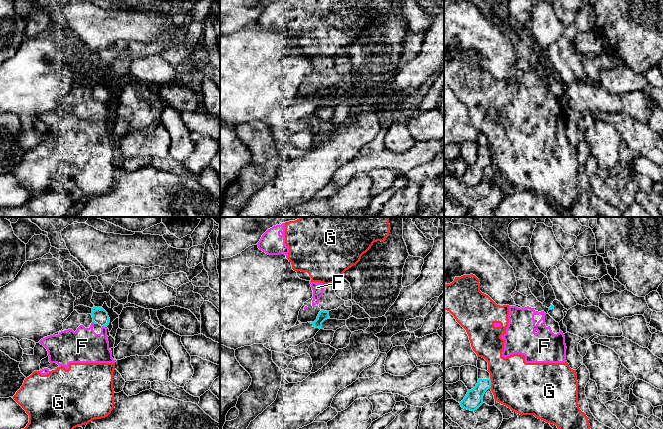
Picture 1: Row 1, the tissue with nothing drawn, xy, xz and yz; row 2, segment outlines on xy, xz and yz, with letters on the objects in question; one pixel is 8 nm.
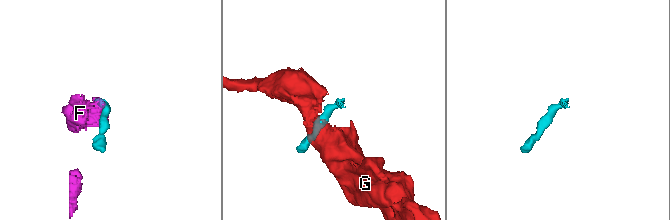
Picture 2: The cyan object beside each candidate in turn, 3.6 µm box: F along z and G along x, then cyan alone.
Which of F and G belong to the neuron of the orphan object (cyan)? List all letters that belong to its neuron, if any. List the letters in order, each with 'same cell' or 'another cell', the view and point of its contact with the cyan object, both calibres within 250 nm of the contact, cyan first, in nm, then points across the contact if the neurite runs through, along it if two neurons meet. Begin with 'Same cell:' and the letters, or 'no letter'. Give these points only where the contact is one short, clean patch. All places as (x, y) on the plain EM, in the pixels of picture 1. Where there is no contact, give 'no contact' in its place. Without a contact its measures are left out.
Same cell: no letter
F: another cell; meets cyan in xy at (104, 102); 50 nm thick on the cyan side, 280 nm on the other; border along xy (102, 102), (106, 103)
G: another cell; meets cyan in yz at (491, 159); 150 nm thick on the cyan side, 400 nm on the other; border along yz (490, 154), (491, 161), (489, 164)

